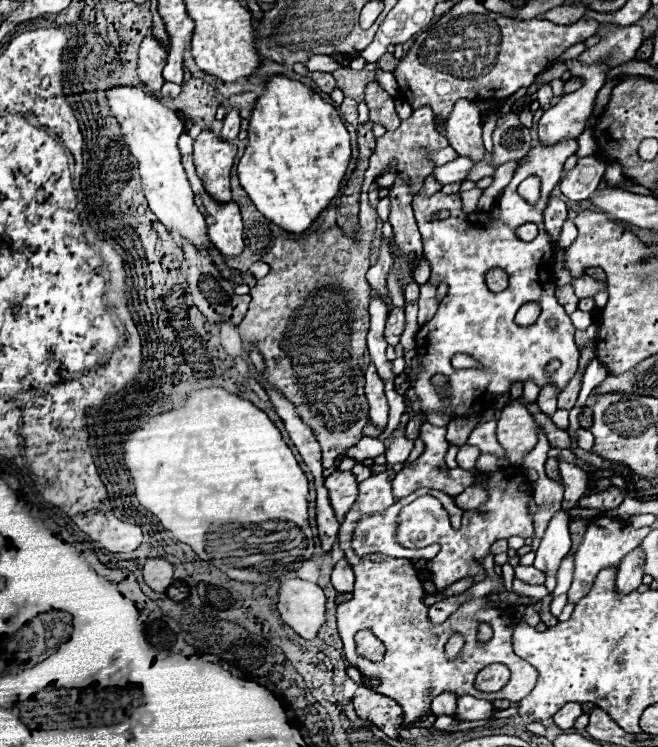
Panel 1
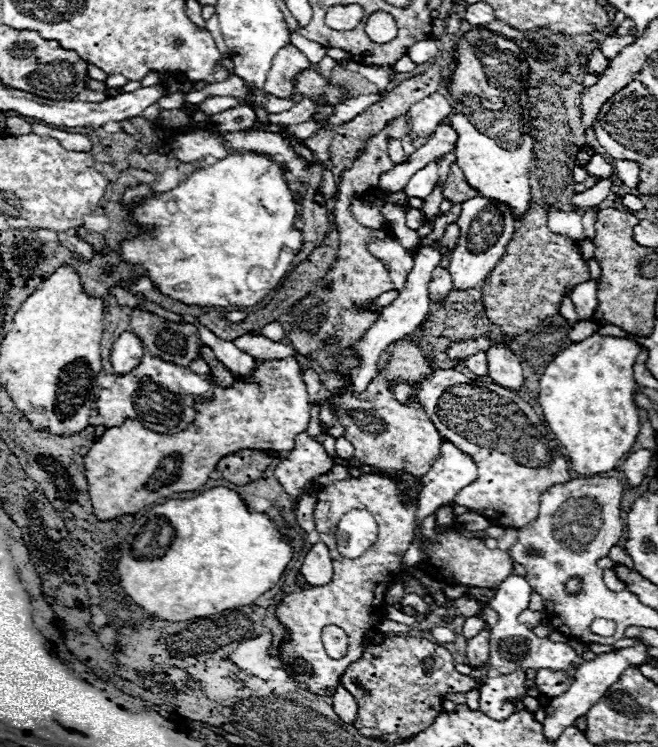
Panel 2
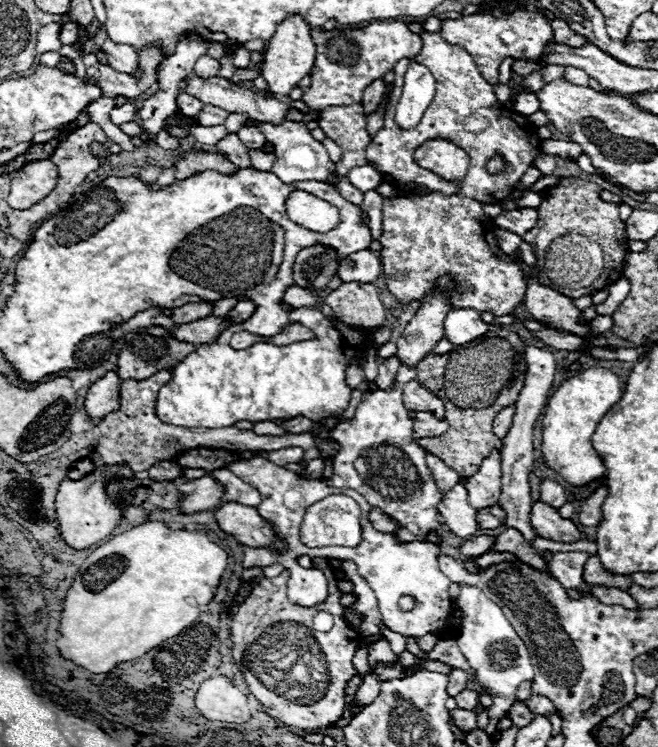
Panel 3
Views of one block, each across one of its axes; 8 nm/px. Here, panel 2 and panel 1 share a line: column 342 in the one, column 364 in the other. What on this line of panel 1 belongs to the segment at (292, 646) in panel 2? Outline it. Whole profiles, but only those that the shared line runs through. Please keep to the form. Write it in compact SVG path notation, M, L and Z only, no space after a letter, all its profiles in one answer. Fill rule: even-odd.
M386 470L386 472L374 474L368 480L360 482L358 498L356 498L354 506L350 508L350 512L346 514L344 522L340 524L338 542L346 554L346 560L354 566L354 574L356 574L354 598L340 604L336 610L338 632L344 642L346 660L352 662L366 676L378 674L380 684L374 690L382 696L396 700L402 706L404 726L408 726L408 724L416 722L420 716L428 714L432 698L442 692L454 692L456 696L470 694L470 696L476 696L480 700L490 700L490 702L492 700L520 702L534 688L538 674L536 674L534 666L530 666L528 662L524 662L522 658L518 658L512 652L512 618L508 614L504 614L504 610L494 610L486 602L486 598L474 598L474 600L462 604L444 624L432 624L428 620L428 606L422 602L422 598L426 596L423 581L419 578L419 572L410 560L390 558L383 554L368 554L360 557L360 562L352 560L354 552L350 552L350 538L352 538L352 530L354 530L356 522L366 514L382 512L396 502L394 494L392 494L392 482L388 480L388 476L390 474ZM482 622L490 624L494 630L494 636L486 644L480 644L476 640L478 626ZM360 630L370 630L386 646L386 654L380 662L368 662L366 658L362 658L356 652L354 636ZM454 632L464 634L466 646L464 646L462 654L454 662L450 662L444 656L444 644L446 644L446 638L450 638ZM490 664L506 664L512 672L510 682L494 694L486 694L486 692L480 692L474 688L476 674Z

